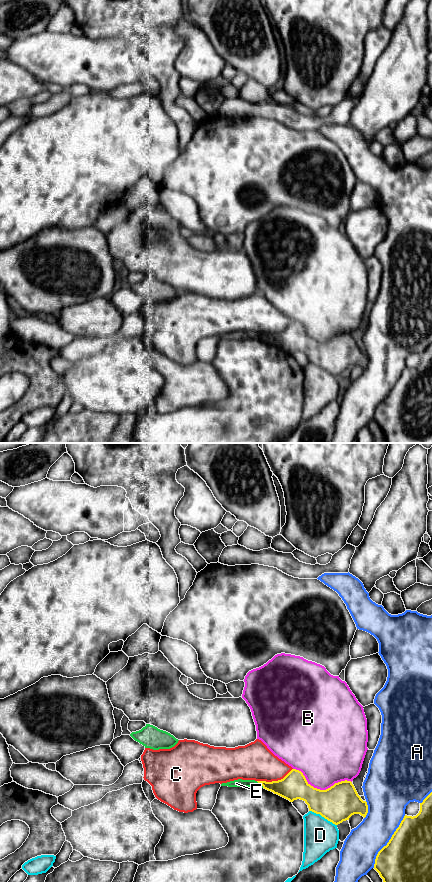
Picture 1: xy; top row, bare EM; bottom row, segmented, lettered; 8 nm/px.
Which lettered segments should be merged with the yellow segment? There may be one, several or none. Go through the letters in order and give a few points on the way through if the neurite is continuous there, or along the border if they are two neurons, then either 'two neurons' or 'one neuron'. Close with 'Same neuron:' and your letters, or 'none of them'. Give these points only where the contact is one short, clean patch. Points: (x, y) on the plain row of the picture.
A: two neurons
B: two neurons
C: two neurons
D: two neurons
E: border xy (256, 333), (263, 339); two neurons
Same neuron: none of them

